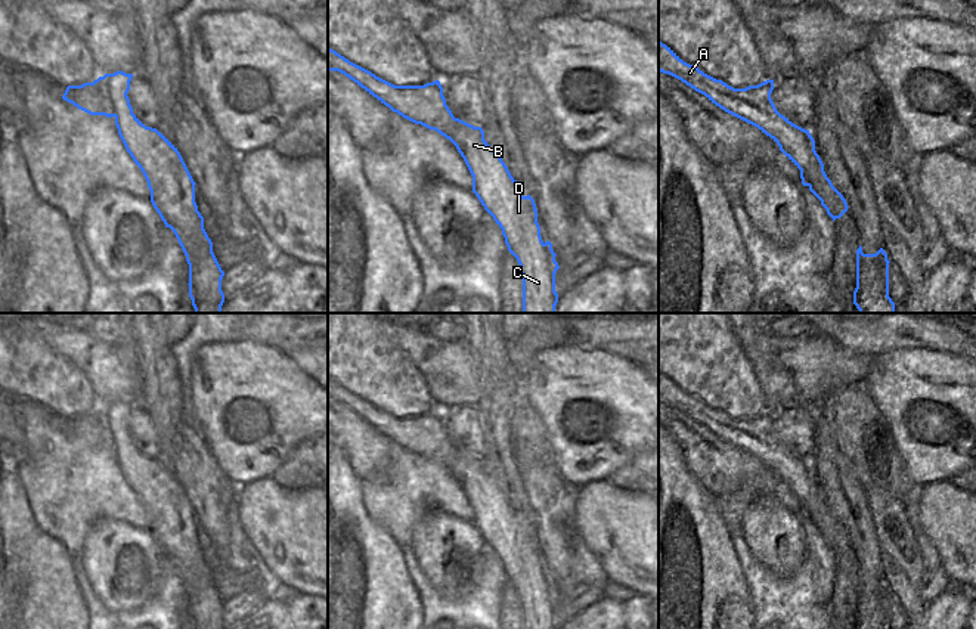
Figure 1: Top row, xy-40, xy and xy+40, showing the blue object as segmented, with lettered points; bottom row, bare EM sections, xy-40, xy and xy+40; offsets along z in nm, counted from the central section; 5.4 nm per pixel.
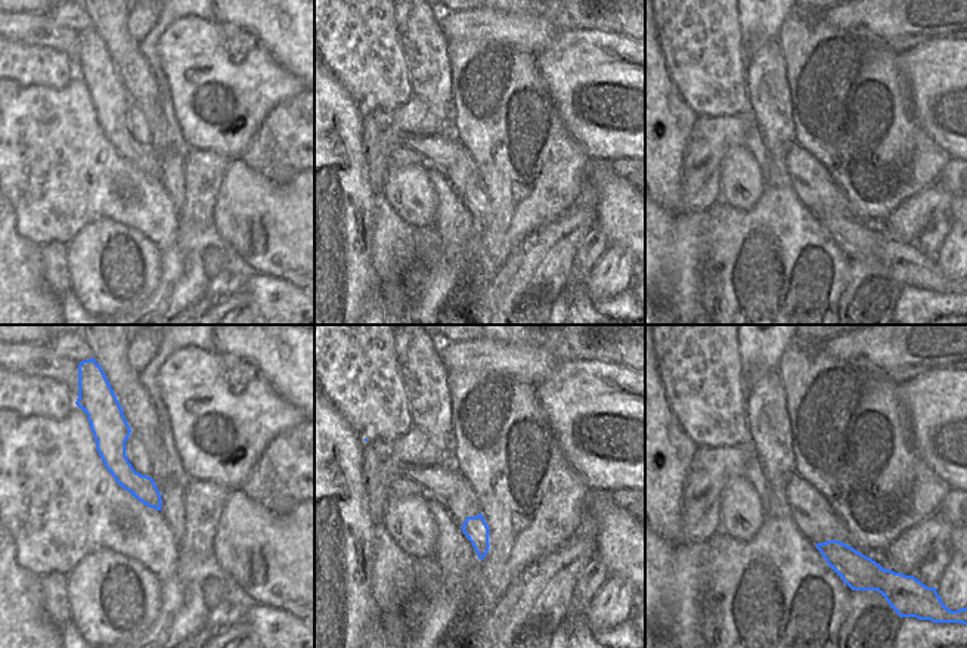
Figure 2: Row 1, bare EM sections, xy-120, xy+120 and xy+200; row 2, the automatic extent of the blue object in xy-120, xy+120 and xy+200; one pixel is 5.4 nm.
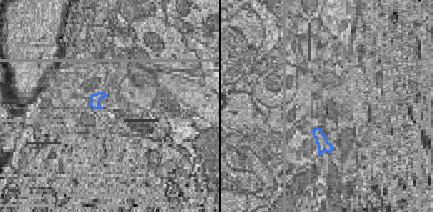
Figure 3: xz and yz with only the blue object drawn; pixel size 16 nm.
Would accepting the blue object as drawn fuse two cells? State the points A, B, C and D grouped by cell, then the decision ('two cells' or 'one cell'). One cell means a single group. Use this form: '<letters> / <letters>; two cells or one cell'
A / B C D; two cells

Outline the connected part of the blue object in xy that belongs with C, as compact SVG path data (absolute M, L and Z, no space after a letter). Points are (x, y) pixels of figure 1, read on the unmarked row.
M455 449L455 474L471 506L472 523L502 560L508 582L517 589L523 607L523 629L558 629L555 622L555 604L560 599L549 571L543 573L537 554L535 530L520 524L520 515L511 506L499 484L484 471L481 458L474 458Z

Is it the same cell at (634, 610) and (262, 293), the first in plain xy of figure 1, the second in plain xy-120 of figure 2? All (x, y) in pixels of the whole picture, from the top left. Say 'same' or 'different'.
same

